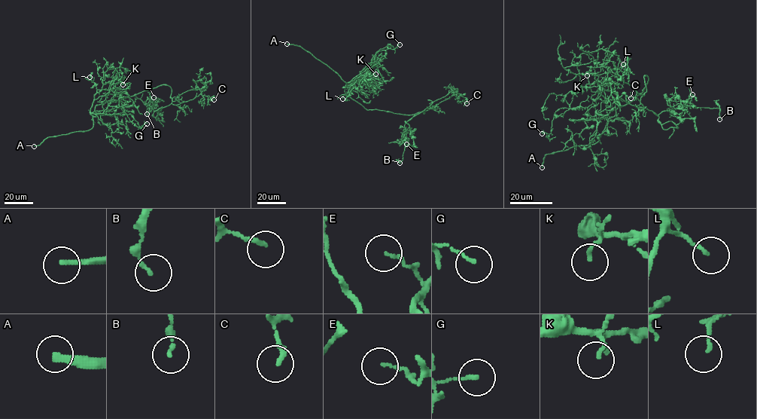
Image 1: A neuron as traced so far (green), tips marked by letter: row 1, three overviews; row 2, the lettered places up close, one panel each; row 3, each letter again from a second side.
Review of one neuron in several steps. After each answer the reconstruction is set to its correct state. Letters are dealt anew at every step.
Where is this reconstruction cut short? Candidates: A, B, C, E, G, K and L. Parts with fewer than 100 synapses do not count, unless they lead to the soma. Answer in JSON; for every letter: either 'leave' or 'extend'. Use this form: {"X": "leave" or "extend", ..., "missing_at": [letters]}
{"A": "extend", "B": "leave", "C": "leave", "E": "leave", "G": "leave", "K": "leave", "L": "leave", "missing_at": ["A"]}

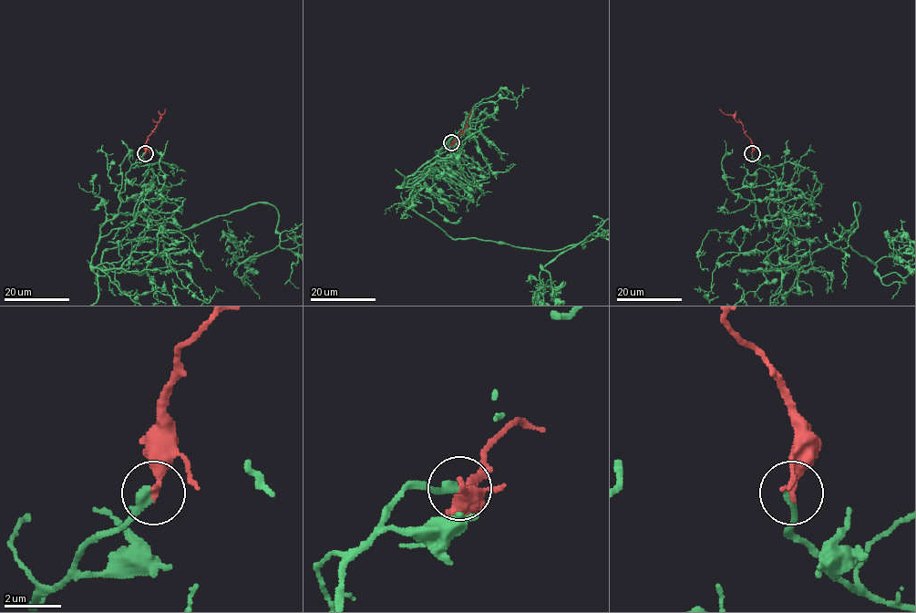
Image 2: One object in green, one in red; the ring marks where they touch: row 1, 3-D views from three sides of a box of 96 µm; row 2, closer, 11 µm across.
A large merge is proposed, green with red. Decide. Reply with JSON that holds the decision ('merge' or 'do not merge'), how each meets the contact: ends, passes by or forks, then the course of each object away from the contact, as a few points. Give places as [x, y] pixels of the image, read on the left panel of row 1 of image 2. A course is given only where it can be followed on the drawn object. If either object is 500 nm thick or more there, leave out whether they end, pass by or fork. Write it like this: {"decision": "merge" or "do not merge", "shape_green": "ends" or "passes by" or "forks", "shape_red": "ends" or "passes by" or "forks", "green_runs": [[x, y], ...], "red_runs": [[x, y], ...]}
{"decision": "merge", "shape_green": "ends", "shape_red": "ends", "green_runs": [[144, 152], [96, 273], [147, 230], [272, 205], [280, 244], [241, 262], [229, 249], [222, 269]], "red_runs": [[145, 152], [146, 142], [165, 109]]}

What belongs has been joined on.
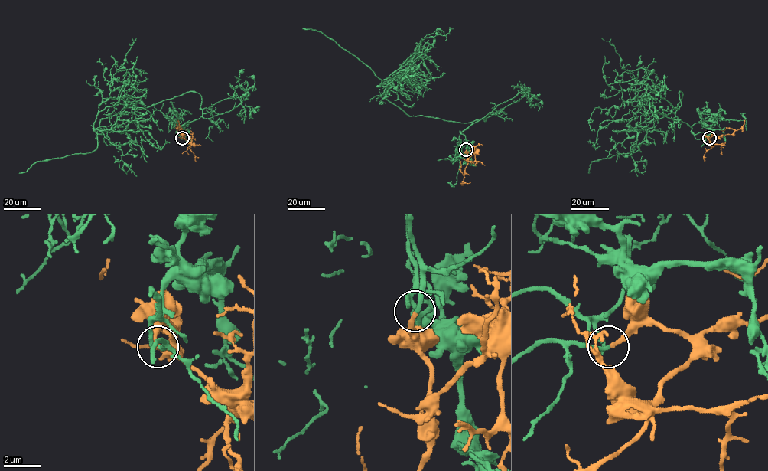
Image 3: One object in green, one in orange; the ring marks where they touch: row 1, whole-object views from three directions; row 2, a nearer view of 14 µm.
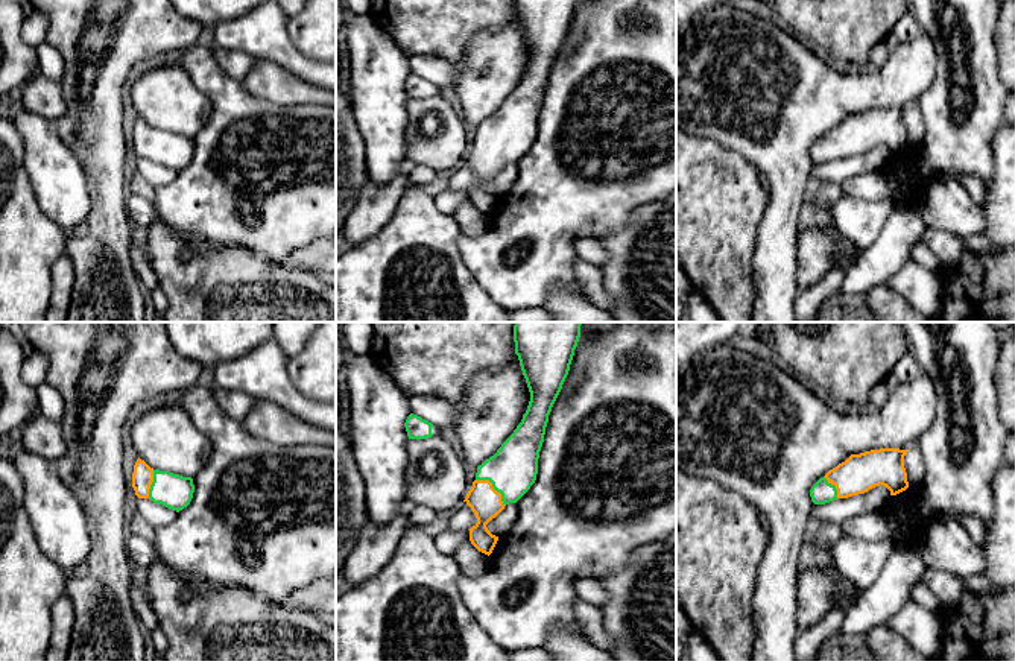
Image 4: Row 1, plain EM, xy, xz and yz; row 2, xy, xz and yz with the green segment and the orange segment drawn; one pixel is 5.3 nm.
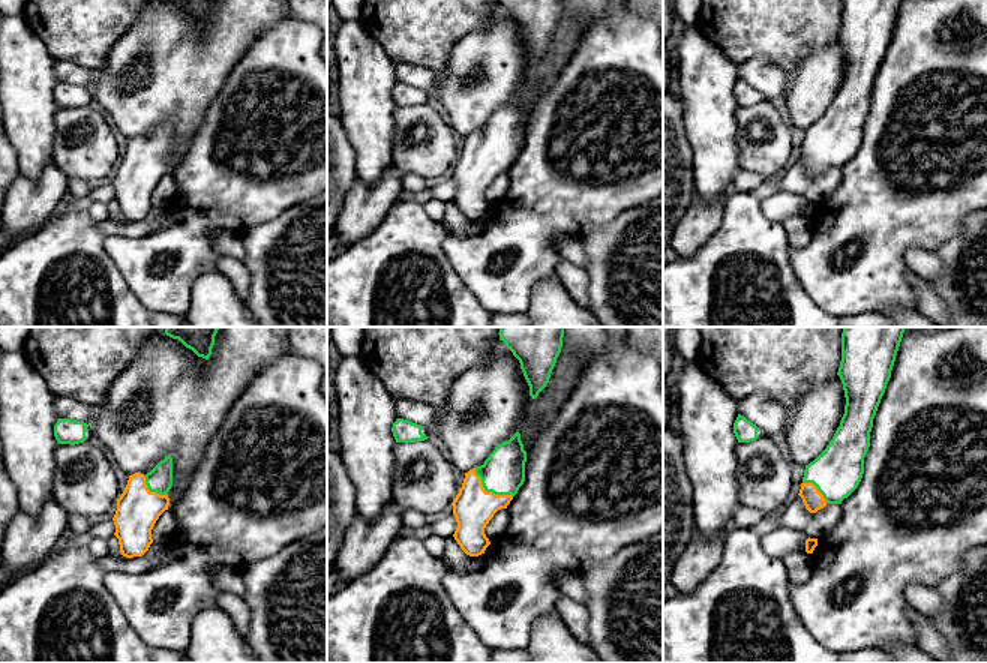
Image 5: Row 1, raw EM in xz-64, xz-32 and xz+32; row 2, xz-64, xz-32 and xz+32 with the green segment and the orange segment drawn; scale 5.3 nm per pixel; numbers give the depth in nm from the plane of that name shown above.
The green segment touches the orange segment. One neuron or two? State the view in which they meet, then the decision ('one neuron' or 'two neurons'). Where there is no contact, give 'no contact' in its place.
meets green in xz; one neuron

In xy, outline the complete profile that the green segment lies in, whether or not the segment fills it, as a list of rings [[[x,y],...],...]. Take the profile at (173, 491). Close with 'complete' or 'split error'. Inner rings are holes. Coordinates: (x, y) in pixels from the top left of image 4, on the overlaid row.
[[[140,457],[134,465],[132,488],[138,498],[149,498],[176,512],[190,504],[194,492],[191,477],[153,470]]]; split error

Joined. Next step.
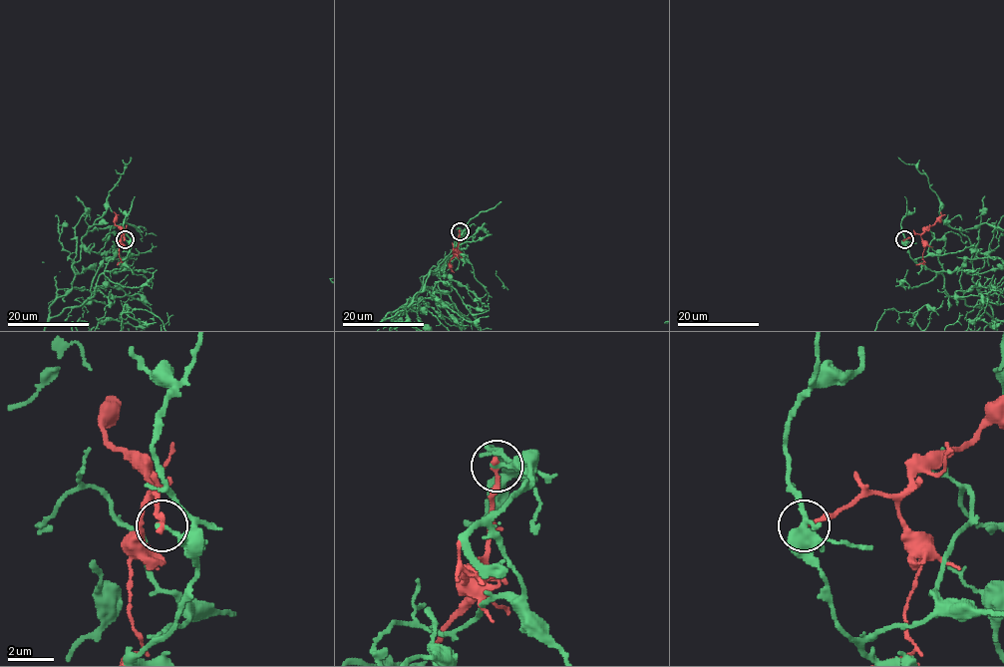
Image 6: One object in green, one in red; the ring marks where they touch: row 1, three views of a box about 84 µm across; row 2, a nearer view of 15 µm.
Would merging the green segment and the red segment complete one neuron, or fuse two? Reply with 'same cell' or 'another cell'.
another cell

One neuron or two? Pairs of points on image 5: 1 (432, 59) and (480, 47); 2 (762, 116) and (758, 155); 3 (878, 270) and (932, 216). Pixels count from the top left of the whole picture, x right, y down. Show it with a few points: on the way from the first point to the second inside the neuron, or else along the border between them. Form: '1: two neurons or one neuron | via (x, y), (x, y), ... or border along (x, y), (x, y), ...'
1: two neurons | border along (474, 30), (458, 41), (447, 65), (441, 71)
2: one neuron | via (762, 125), (762, 146)
3: one neuron | via (888, 255), (917, 227)

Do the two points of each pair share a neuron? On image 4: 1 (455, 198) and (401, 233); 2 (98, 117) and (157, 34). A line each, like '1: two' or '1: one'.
1: two
2: one

